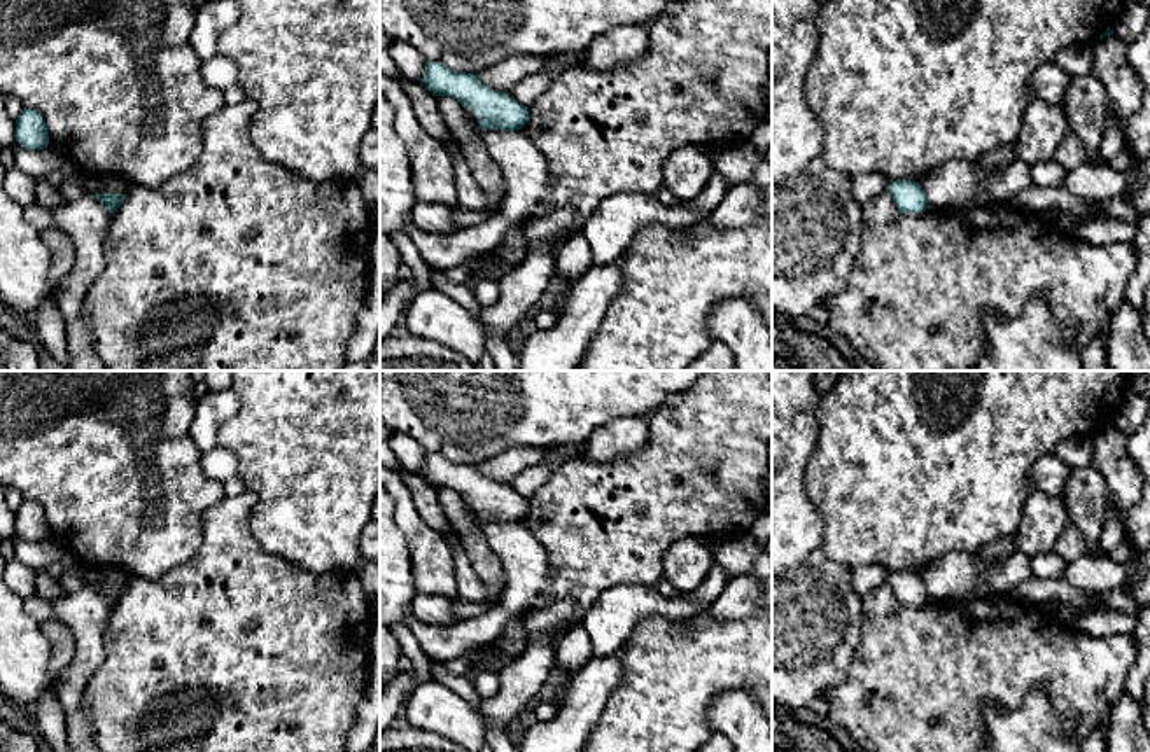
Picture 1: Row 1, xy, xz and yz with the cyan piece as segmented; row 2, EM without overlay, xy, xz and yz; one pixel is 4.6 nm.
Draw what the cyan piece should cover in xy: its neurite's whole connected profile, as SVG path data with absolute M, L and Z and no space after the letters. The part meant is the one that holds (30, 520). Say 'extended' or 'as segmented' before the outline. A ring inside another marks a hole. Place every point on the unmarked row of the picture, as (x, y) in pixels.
as segmented; M25 500L16 511L16 533L30 542L49 537L49 523L40 504Z

